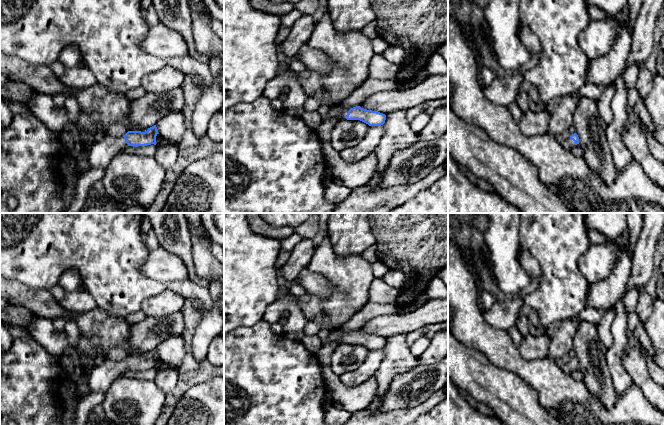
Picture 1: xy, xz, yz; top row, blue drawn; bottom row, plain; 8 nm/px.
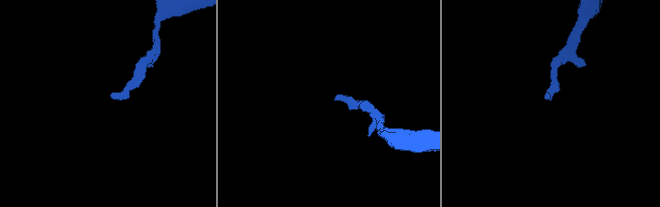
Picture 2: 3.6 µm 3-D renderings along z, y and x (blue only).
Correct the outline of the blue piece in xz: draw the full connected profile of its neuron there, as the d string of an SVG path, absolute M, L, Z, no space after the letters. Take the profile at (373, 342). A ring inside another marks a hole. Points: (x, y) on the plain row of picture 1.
M339 328L330 331L328 335L322 340L323 345L338 341L347 344L360 344L369 350L381 350L385 347L386 339L377 335L363 333L356 330L349 333L341 334Z

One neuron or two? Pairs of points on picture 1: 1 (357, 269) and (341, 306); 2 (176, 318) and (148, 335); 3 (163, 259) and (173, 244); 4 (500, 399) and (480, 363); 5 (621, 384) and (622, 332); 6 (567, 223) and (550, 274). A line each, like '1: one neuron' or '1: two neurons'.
1: one neuron
2: one neuron
3: two neurons
4: one neuron
5: one neuron
6: one neuron

